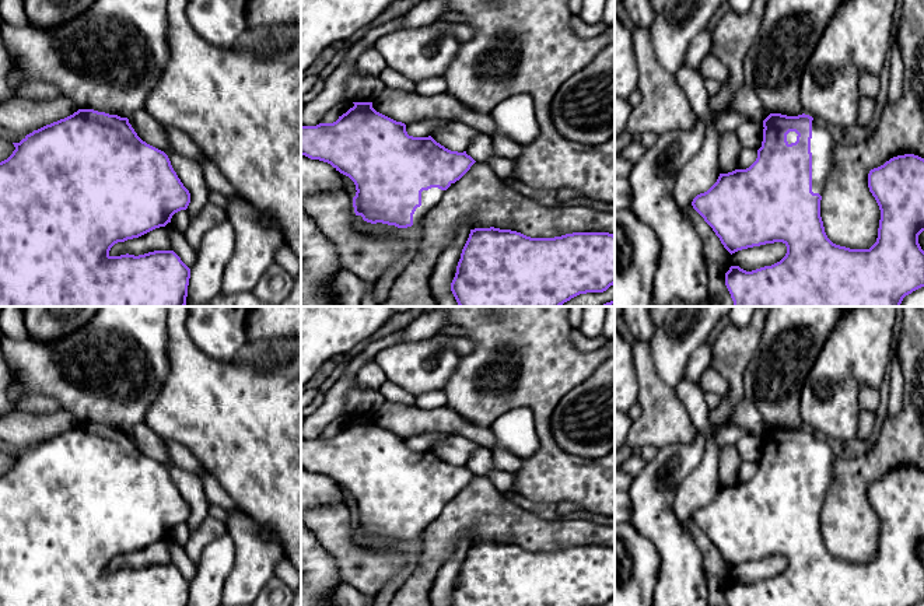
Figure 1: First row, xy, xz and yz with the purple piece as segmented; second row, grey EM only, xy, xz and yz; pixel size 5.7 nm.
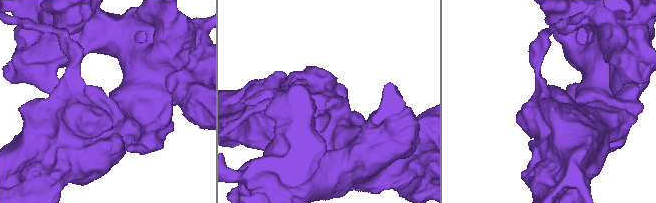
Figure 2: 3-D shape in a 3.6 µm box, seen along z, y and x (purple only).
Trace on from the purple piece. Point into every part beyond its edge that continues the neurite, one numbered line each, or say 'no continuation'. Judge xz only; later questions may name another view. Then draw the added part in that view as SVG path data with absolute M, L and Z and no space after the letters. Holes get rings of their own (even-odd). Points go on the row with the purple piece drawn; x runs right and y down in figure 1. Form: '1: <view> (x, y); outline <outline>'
1: xz (430, 198); outline M431 188L421 192L421 206L413 214L413 225L421 224L427 213L434 209L442 199L445 190Z

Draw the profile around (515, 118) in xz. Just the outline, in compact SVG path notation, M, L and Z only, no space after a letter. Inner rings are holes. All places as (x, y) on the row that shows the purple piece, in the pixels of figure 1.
M512 95L494 105L490 111L496 132L515 140L519 144L529 144L539 134L535 105L531 95Z

